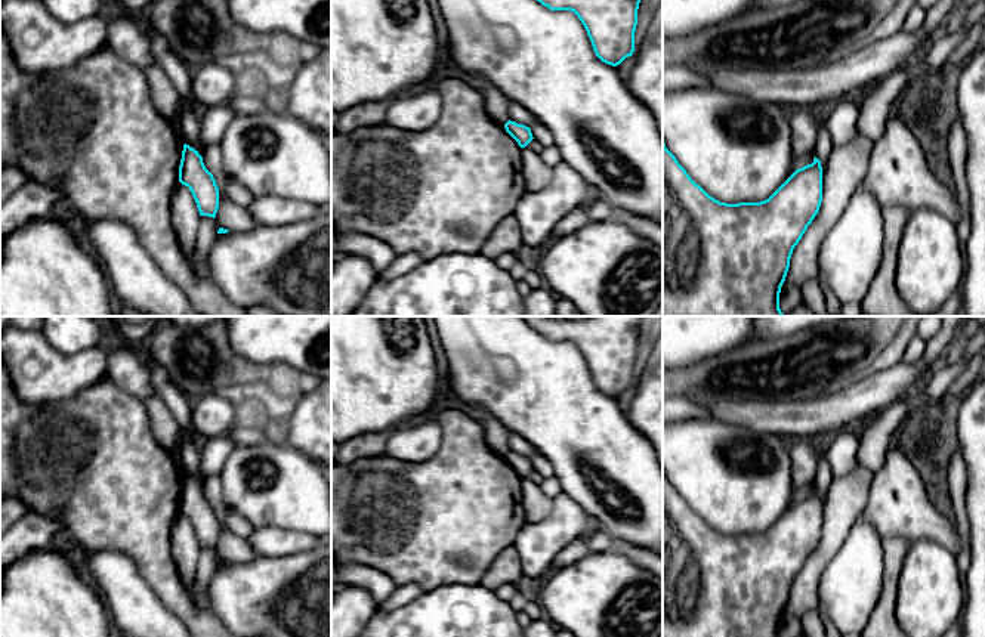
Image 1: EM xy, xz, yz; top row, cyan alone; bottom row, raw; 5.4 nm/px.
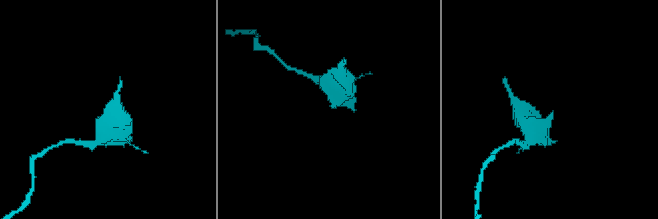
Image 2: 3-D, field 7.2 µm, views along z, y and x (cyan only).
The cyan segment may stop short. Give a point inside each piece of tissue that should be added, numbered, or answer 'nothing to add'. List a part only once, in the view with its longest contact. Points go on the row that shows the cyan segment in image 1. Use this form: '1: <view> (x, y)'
nothing to add

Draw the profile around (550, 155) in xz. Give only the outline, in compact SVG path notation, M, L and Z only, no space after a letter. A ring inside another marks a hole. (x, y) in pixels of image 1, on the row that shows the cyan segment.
M555 145L543 148L543 151L538 155L549 167L555 167L558 163L562 161L561 151Z

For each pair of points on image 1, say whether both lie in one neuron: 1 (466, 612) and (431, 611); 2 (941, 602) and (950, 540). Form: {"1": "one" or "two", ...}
{"1": "one", "2": "two"}

